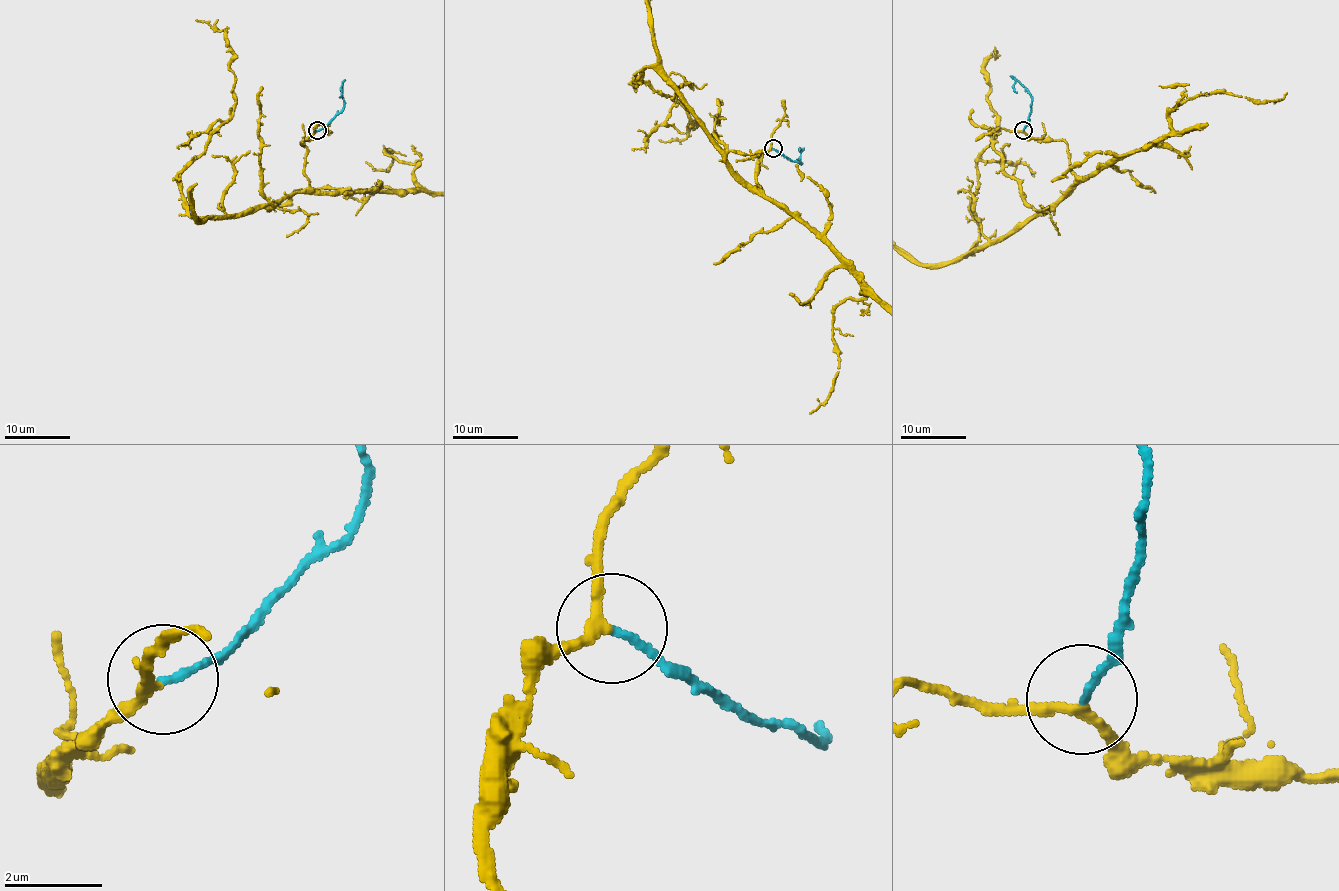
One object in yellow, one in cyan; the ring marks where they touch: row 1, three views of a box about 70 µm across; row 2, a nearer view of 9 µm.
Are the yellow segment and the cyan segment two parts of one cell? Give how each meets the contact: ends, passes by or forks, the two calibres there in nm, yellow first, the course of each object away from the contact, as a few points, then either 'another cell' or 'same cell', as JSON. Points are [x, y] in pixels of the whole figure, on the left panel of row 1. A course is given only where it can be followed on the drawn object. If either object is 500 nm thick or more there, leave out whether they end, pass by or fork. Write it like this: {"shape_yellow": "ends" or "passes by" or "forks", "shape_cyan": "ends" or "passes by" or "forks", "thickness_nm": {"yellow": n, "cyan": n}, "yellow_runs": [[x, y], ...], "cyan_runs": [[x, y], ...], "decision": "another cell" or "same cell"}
{"shape_yellow": "passes by", "shape_cyan": "ends", "thickness_nm": {"yellow": 190, "cyan": 140}, "cyan_runs": [[317, 130], [327, 125], [344, 106], [341, 85], [341, 97]], "decision": "same cell"}

